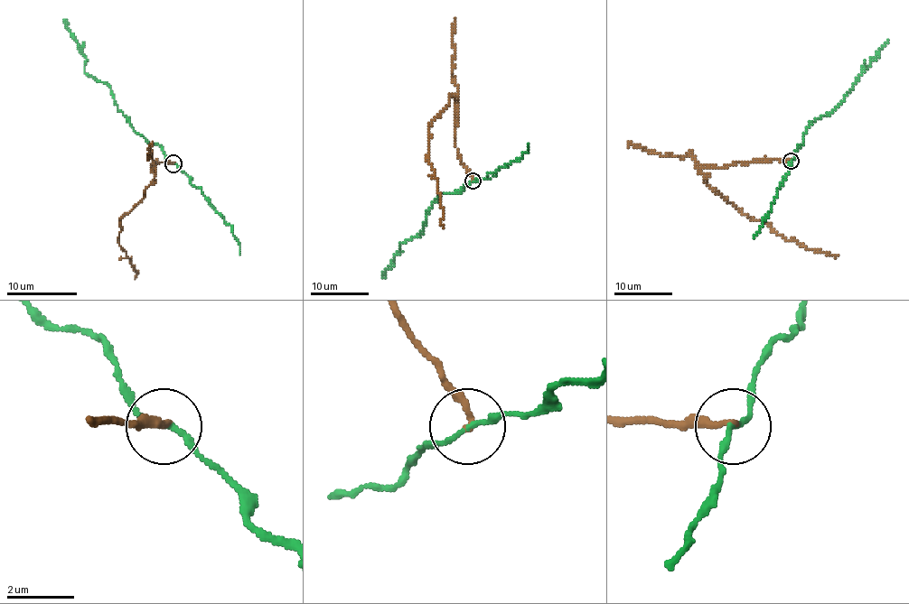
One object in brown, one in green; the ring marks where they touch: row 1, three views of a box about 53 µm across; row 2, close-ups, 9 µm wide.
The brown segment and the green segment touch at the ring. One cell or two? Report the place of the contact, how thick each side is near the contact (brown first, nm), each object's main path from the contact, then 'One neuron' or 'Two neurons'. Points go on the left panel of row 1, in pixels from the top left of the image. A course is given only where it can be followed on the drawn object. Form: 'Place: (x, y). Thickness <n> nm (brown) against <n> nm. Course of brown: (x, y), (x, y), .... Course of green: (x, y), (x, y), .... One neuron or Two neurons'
Place: (173, 163). Thickness 200 nm (brown) against 130 nm. Course of brown: (173, 163), (157, 162), (151, 165), (155, 174), (145, 195), (121, 219), (119, 244), (131, 258), (136, 275). Course of green: (173, 163), (157, 144), (136, 133), (117, 109), (112, 90), (84, 71), (86, 59), (65, 19). Two neurons

